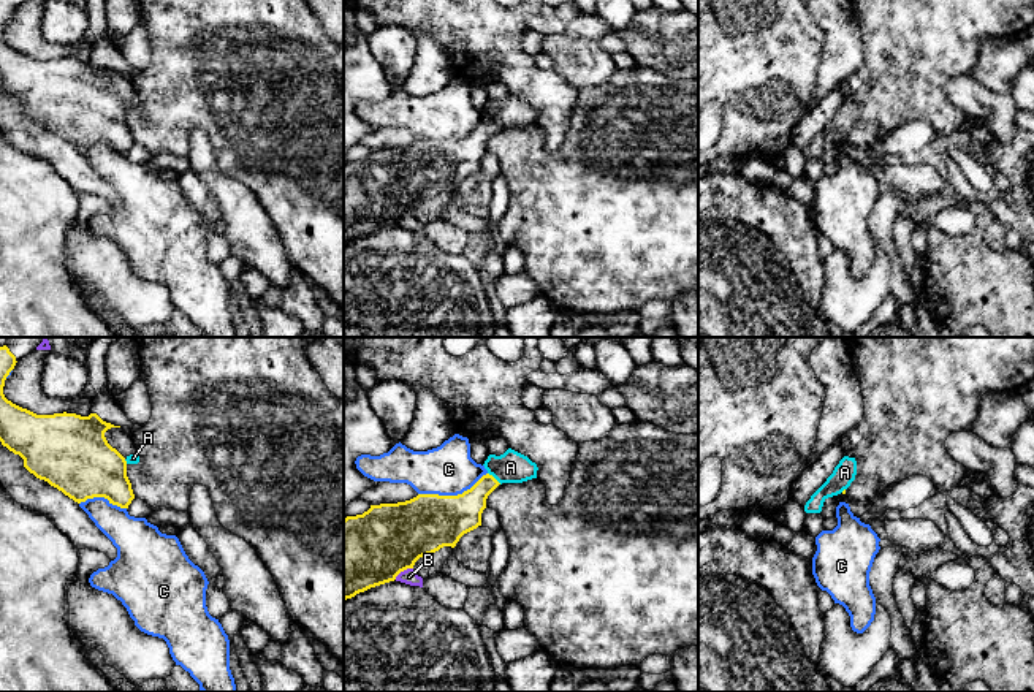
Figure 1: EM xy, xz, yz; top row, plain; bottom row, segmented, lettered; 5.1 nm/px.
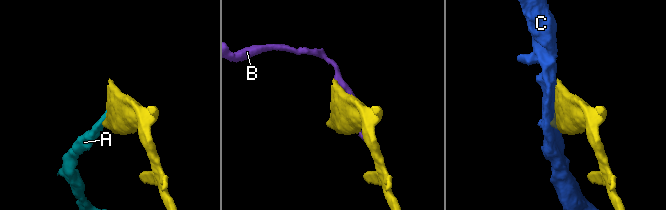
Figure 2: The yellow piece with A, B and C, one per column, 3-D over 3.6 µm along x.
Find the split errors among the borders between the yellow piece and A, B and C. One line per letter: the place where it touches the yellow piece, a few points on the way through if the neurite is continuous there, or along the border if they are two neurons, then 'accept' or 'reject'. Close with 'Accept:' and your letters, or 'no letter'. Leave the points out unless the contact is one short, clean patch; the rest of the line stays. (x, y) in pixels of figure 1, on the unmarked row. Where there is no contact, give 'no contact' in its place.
A: xz (493, 122) | across xz (461, 159), (493, 122), (502, 114), (510, 113) | accept
B: xz (402, 216) | along xz (412, 212), (407, 212), (395, 224) | reject
C: xz (452, 141) | reject
Accept: A

